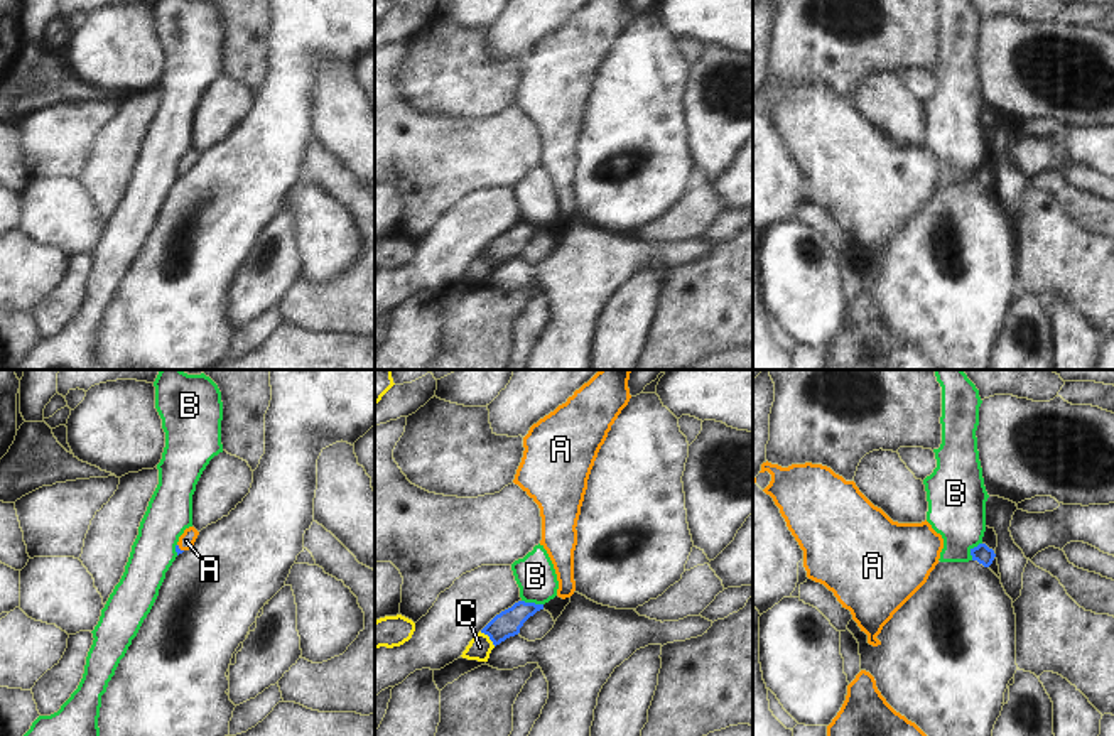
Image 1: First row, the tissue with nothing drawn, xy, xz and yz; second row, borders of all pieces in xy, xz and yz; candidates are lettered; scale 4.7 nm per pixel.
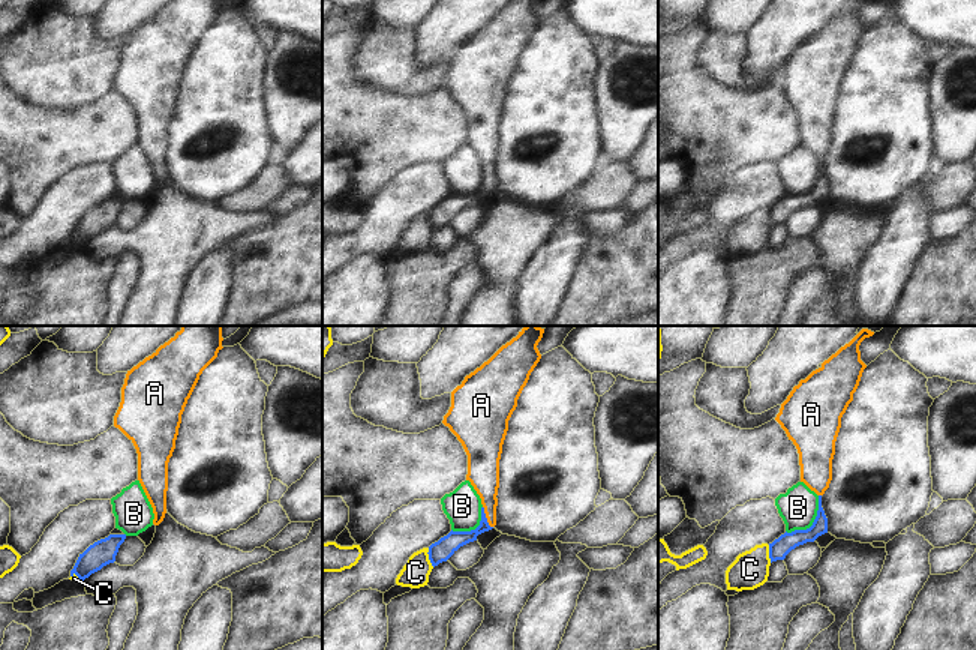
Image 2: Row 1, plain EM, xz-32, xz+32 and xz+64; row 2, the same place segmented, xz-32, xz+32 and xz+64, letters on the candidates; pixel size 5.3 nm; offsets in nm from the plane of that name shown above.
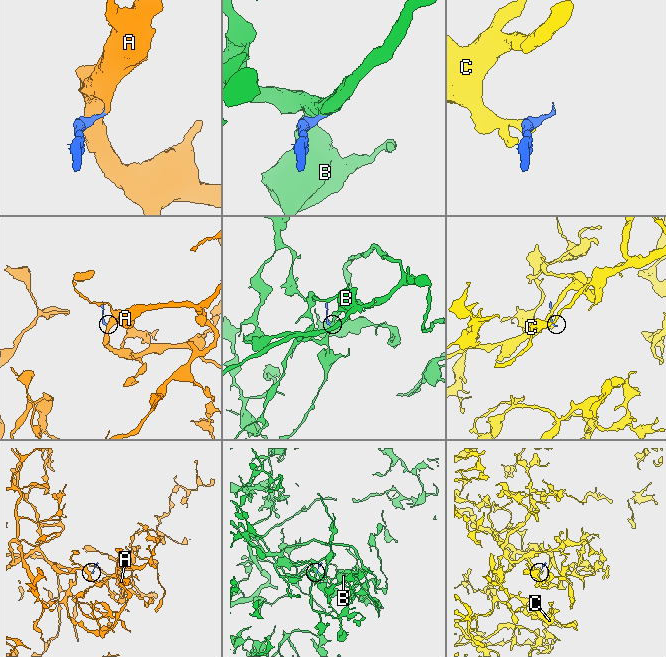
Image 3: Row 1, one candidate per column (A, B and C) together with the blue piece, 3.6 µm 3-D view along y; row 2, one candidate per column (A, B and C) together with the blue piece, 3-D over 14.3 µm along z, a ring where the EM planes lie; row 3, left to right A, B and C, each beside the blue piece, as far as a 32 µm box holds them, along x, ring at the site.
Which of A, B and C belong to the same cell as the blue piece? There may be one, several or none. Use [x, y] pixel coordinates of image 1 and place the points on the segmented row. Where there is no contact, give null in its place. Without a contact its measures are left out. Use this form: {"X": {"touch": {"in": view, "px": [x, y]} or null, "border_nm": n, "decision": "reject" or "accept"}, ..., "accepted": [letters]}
{"A": {"touch": {"in": "xy", "px": [178, 547]}, "border_nm": 50, "decision": "accept"}, "B": {"touch": {"in": "yz", "px": [971, 551]}, "border_nm": 100, "decision": "reject"}, "C": {"touch": {"in": "xz", "px": [488, 635]}, "border_nm": 100, "decision": "reject"}, "accepted": ["A"]}

